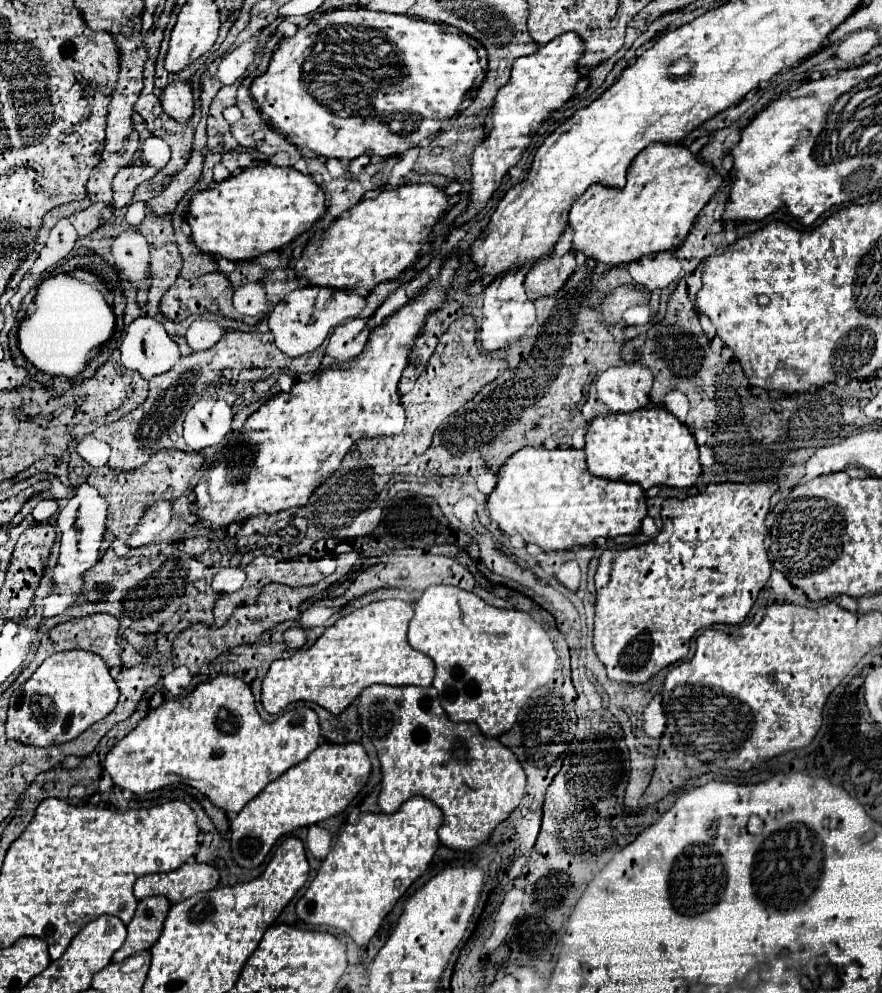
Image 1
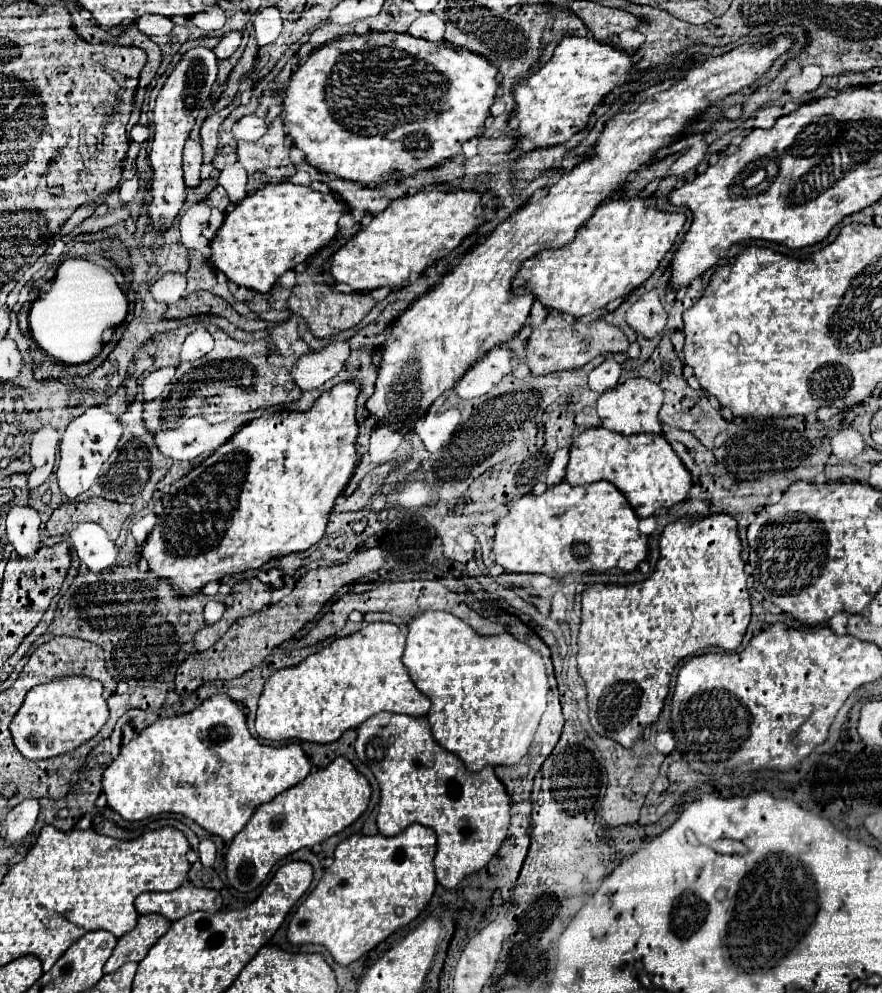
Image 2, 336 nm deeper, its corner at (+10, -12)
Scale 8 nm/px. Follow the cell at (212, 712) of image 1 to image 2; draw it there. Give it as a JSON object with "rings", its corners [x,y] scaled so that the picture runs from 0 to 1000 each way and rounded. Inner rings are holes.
{"rings":[[[243,699],[213,719],[184,723],[163,733],[152,745],[138,751],[134,763],[116,779],[116,794],[122,812],[129,814],[141,826],[161,826],[184,818],[200,818],[218,824],[238,840],[261,848],[283,826],[286,818],[308,806],[313,800],[336,792],[351,779],[351,765],[340,749],[302,751],[295,749],[279,731],[279,721],[270,715],[259,699]]]}

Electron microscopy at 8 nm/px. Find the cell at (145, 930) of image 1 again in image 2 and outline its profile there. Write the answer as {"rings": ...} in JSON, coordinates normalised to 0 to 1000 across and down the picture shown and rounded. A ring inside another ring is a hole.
{"rings":[[[166,920],[156,924],[156,931],[150,939],[134,945],[134,951],[118,971],[118,979],[132,979],[141,969],[159,969],[168,957],[177,951],[177,947],[193,935],[193,926],[181,920]]]}

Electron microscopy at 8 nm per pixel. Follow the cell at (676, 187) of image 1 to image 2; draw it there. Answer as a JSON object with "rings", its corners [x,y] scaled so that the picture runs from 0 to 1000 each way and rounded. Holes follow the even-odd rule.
{"rings":[[[728,197],[689,201],[676,209],[649,246],[621,250],[599,260],[583,280],[583,290],[596,288],[619,310],[660,320],[730,286],[764,248],[776,224],[776,216],[751,213]]]}

